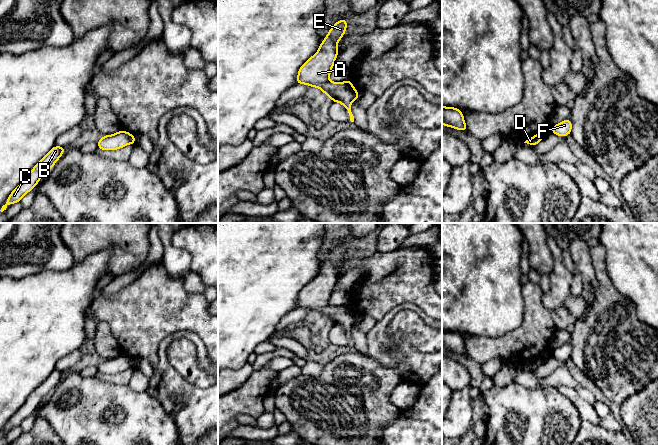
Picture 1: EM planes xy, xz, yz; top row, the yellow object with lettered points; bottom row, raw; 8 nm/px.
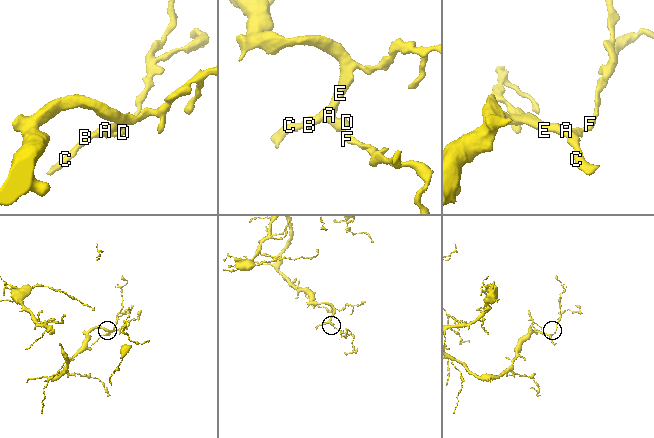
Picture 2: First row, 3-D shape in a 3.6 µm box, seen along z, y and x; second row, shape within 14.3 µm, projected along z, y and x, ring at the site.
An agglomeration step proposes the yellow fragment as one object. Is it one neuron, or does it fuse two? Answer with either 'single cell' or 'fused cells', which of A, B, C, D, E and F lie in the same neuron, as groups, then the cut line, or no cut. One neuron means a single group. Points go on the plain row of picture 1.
single cell | A B C D E F | no cut

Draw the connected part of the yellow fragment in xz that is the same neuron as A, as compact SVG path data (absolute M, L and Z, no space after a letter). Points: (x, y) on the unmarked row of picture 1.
M341 243L335 247L328 259L322 265L319 274L310 281L299 293L297 308L308 308L311 311L321 313L333 326L340 326L346 331L350 345L354 346L351 336L351 327L360 320L352 310L351 304L345 306L331 306L330 296L338 279L337 268L344 260L347 252L347 245Z

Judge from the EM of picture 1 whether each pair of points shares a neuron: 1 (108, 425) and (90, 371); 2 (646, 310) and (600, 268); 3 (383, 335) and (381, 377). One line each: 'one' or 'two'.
1: two
2: two
3: two

